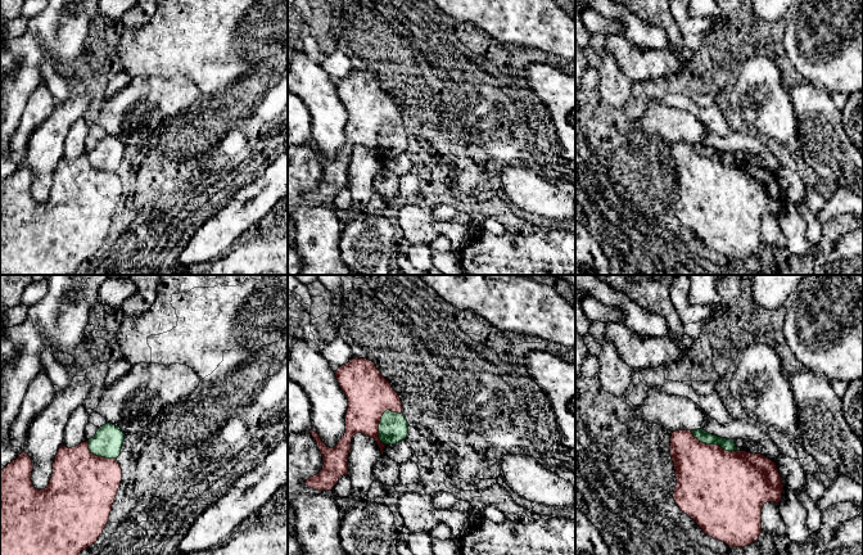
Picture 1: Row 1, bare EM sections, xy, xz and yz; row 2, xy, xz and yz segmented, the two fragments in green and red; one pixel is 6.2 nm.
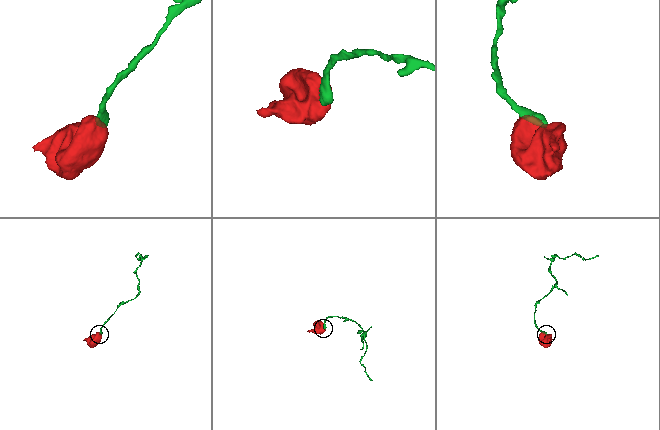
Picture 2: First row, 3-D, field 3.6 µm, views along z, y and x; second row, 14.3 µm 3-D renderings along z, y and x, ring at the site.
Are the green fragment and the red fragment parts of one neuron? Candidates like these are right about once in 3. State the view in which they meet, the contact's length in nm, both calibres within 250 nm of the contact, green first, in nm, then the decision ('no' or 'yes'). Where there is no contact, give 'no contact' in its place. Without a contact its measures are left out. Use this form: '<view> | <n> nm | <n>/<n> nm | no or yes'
xz | 240 nm | 190/280 nm | no

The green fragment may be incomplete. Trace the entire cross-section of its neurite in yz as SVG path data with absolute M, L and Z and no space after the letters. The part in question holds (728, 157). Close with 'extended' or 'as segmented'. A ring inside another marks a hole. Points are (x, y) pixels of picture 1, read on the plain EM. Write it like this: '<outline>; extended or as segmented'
M702 140L697 143L691 143L693 149L697 150L700 154L706 157L718 157L726 163L738 163L735 155L735 152L727 152L718 148L713 148L705 144Z; as segmented

